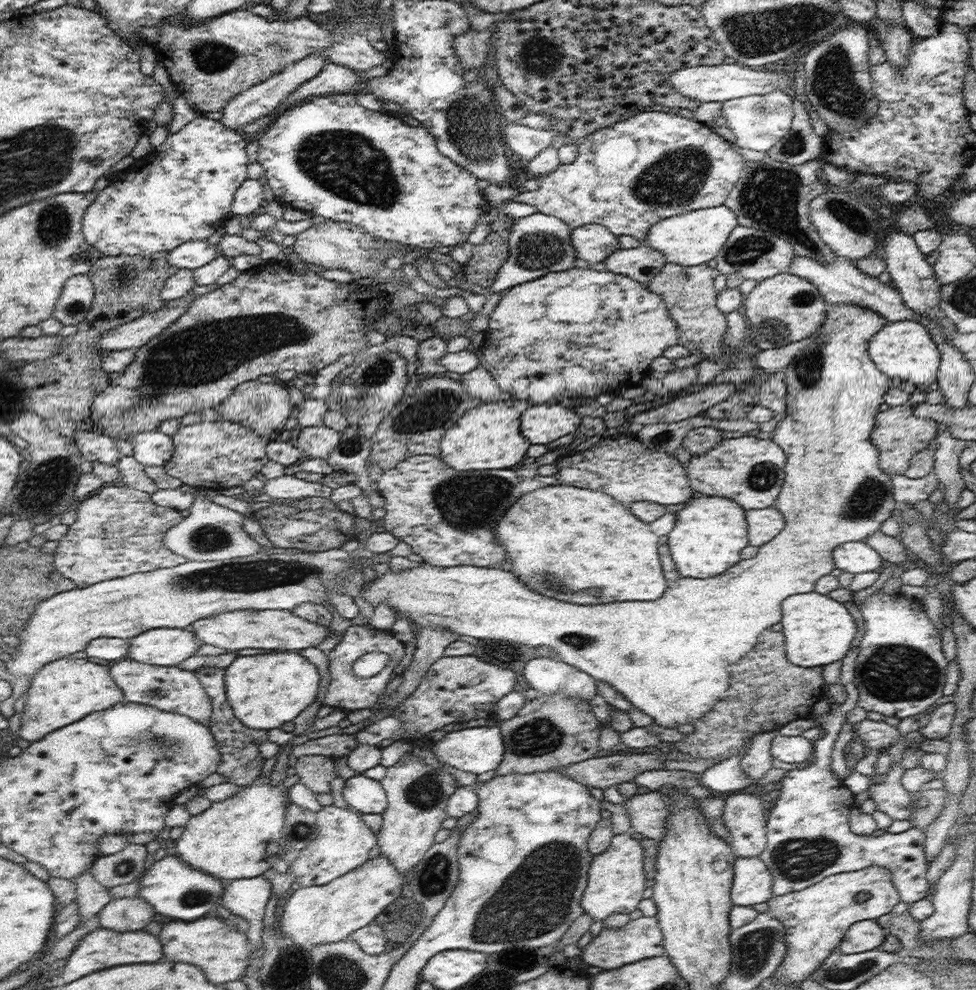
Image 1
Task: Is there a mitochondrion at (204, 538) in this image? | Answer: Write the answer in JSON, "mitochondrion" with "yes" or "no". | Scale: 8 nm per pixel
{"mitochondrion":"yes"}

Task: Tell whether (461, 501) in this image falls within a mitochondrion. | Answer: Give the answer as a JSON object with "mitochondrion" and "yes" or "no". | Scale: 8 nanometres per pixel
{"mitochondrion":"yes"}

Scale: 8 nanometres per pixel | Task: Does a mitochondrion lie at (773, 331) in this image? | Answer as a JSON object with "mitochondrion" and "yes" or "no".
{"mitochondrion":"yes"}

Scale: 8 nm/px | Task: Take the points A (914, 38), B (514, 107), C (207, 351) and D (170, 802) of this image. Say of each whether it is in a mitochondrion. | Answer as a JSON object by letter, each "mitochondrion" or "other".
{"A":"other","B":"mitochondrion","C":"mitochondrion","D":"other"}

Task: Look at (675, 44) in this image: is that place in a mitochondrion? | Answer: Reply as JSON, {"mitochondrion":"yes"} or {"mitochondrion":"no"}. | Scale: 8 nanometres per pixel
{"mitochondrion":"no"}

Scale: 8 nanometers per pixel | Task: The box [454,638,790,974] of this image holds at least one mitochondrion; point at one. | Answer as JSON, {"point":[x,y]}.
{"point":[537,898]}

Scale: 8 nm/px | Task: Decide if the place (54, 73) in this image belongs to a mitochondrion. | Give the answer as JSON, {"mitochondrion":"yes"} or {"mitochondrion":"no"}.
{"mitochondrion":"no"}

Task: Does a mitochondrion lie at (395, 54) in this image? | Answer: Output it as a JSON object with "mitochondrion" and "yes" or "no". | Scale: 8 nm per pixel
{"mitochondrion":"no"}

